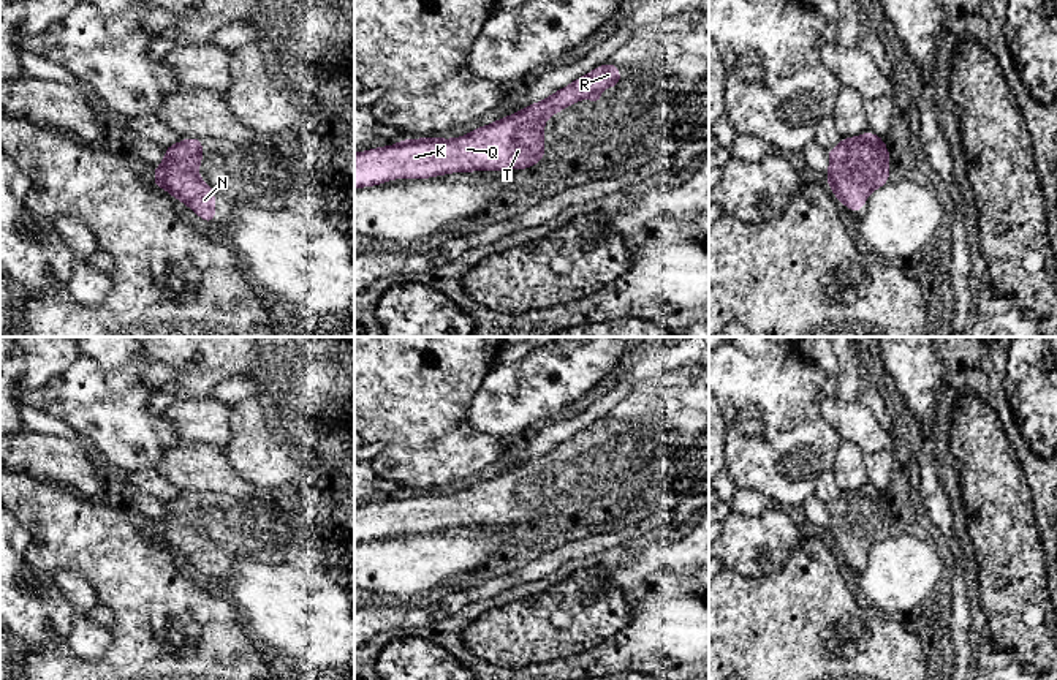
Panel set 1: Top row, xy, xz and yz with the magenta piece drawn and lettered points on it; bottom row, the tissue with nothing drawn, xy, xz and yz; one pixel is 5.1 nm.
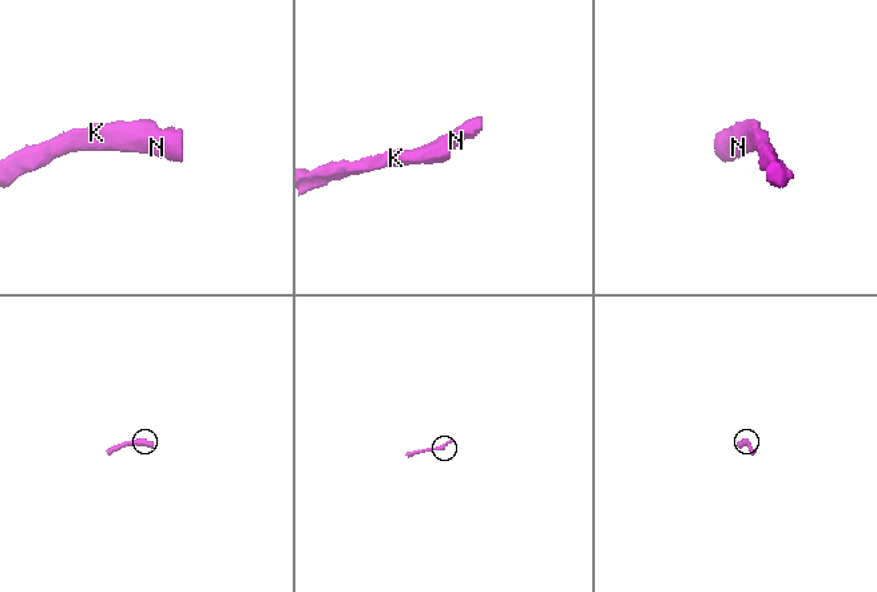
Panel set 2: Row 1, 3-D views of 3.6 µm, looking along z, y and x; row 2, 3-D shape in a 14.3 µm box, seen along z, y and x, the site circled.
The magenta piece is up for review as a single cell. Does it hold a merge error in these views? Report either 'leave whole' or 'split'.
leave whole

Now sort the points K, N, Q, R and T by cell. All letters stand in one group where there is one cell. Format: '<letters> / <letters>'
K N Q R T

